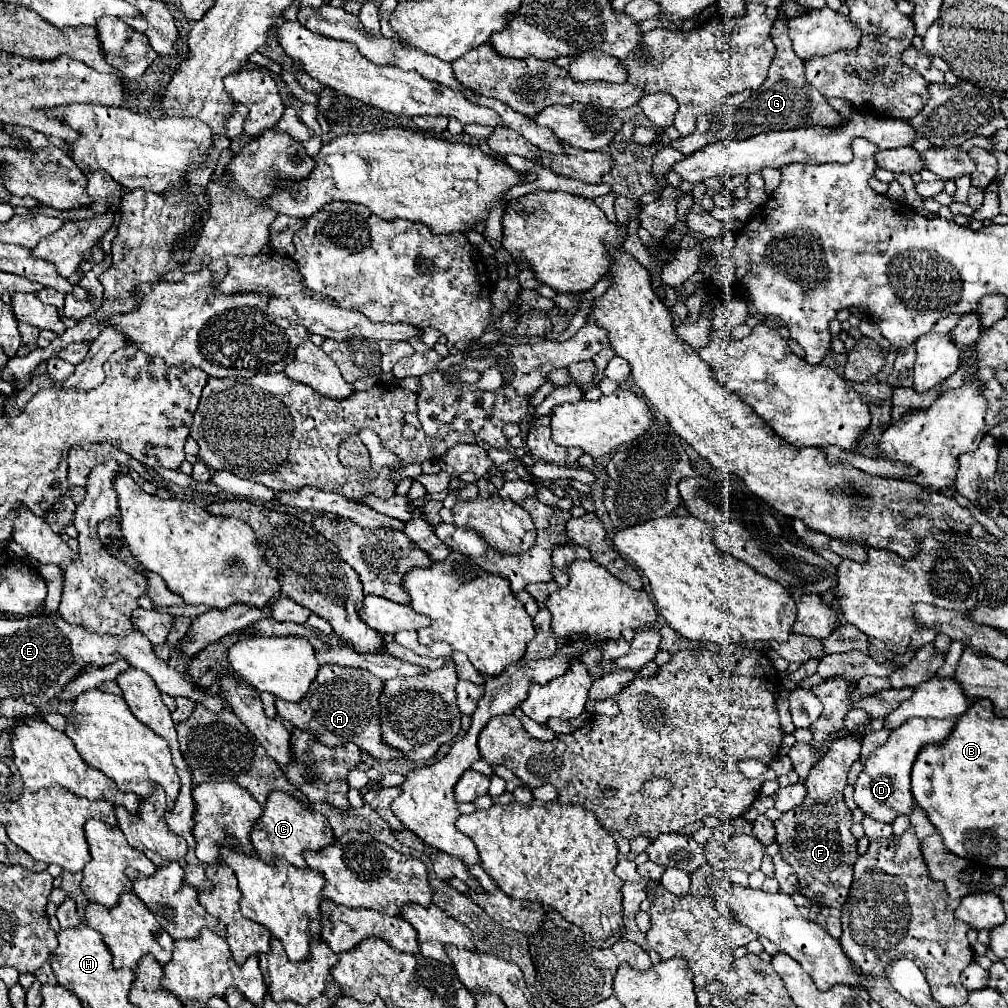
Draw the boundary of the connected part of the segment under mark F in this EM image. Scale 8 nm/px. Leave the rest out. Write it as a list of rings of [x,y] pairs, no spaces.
[[[855,735],[837,739],[811,769],[805,781],[807,797],[803,805],[787,811],[779,821],[775,821],[775,841],[781,845],[783,859],[787,859],[797,871],[799,891],[809,899],[819,899],[823,895],[825,907],[841,907],[847,901],[853,879],[853,865],[859,859],[857,839],[851,833],[853,815],[843,801],[843,787],[847,785],[849,767],[859,761],[859,757],[861,743]]]

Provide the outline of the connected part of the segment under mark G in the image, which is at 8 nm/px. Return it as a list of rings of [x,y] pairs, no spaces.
[[[779,17],[771,27],[771,37],[777,47],[777,55],[773,57],[769,77],[765,79],[763,87],[759,87],[743,105],[723,105],[715,111],[709,111],[705,115],[699,115],[697,129],[689,137],[681,137],[677,141],[671,141],[671,147],[677,149],[683,155],[691,155],[697,149],[703,149],[719,139],[749,139],[751,135],[759,135],[761,131],[781,131],[781,129],[795,129],[795,127],[809,127],[809,125],[827,125],[835,127],[843,119],[833,111],[833,107],[825,101],[825,97],[811,87],[805,79],[805,67],[803,59],[799,59],[791,47],[789,37],[789,19]]]

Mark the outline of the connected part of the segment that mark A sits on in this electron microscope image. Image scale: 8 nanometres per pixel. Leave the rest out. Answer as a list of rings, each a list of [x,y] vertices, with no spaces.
[[[321,665],[315,681],[311,683],[307,695],[299,703],[275,701],[277,713],[293,723],[295,727],[313,733],[323,745],[337,747],[347,741],[355,743],[361,751],[369,753],[375,759],[397,759],[399,751],[387,747],[381,741],[379,727],[379,693],[383,681],[373,677],[365,669],[349,669],[339,665]]]

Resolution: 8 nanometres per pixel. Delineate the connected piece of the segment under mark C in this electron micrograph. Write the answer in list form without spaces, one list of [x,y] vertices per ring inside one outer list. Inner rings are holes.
[[[273,791],[271,797],[267,799],[265,811],[255,825],[251,839],[257,849],[259,859],[263,859],[265,863],[275,863],[277,859],[285,859],[299,869],[307,869],[307,863],[303,859],[305,851],[319,851],[335,841],[331,825],[327,823],[327,819],[323,815],[311,813],[309,809],[301,807],[301,803],[297,803],[297,799],[293,799],[291,795],[281,793],[281,791]]]

